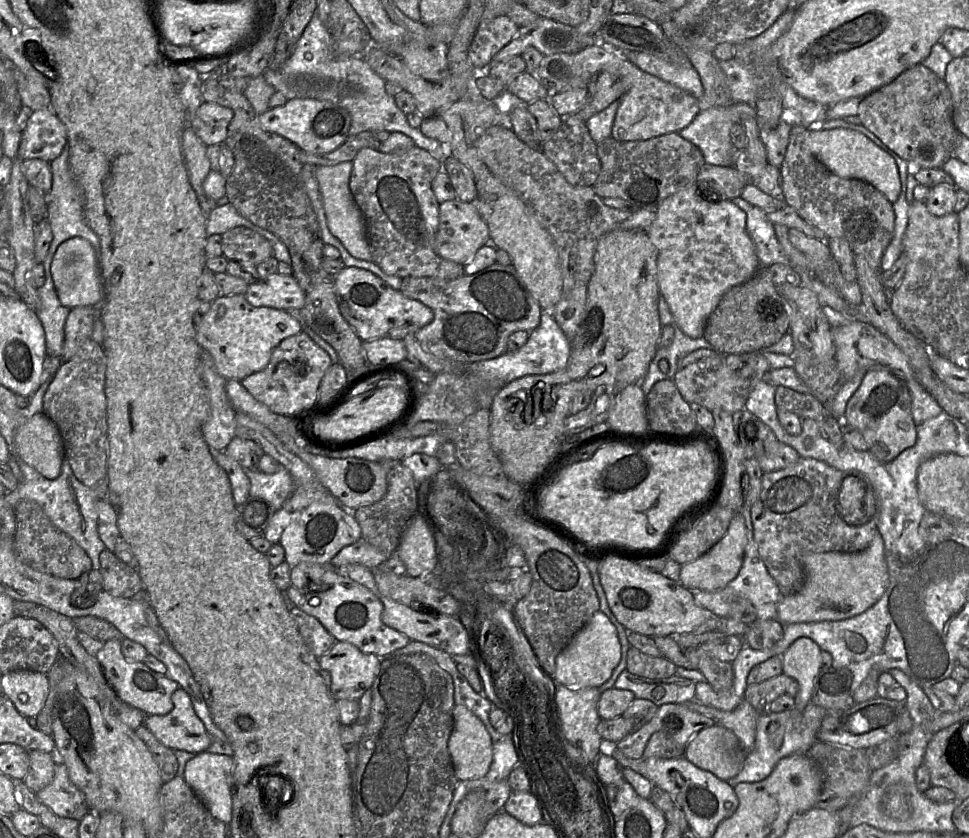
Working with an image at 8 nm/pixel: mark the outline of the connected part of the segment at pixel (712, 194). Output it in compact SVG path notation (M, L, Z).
M704 163L698 173L696 187L706 200L719 202L739 198L747 183L746 176L735 167Z

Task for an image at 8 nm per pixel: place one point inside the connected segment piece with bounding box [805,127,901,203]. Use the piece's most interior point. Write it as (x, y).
(847, 153)

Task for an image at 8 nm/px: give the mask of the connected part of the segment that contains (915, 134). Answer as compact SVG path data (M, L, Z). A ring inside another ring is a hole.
M922 64L902 72L889 84L860 99L857 116L861 124L912 168L942 168L953 155L936 138L924 121L924 108L941 90L941 80Z

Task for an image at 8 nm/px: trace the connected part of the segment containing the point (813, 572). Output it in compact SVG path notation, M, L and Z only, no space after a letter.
M878 531L863 551L807 553L802 564L806 573L803 587L794 594L783 595L777 607L777 619L782 625L854 617L875 604L889 584L884 542Z

